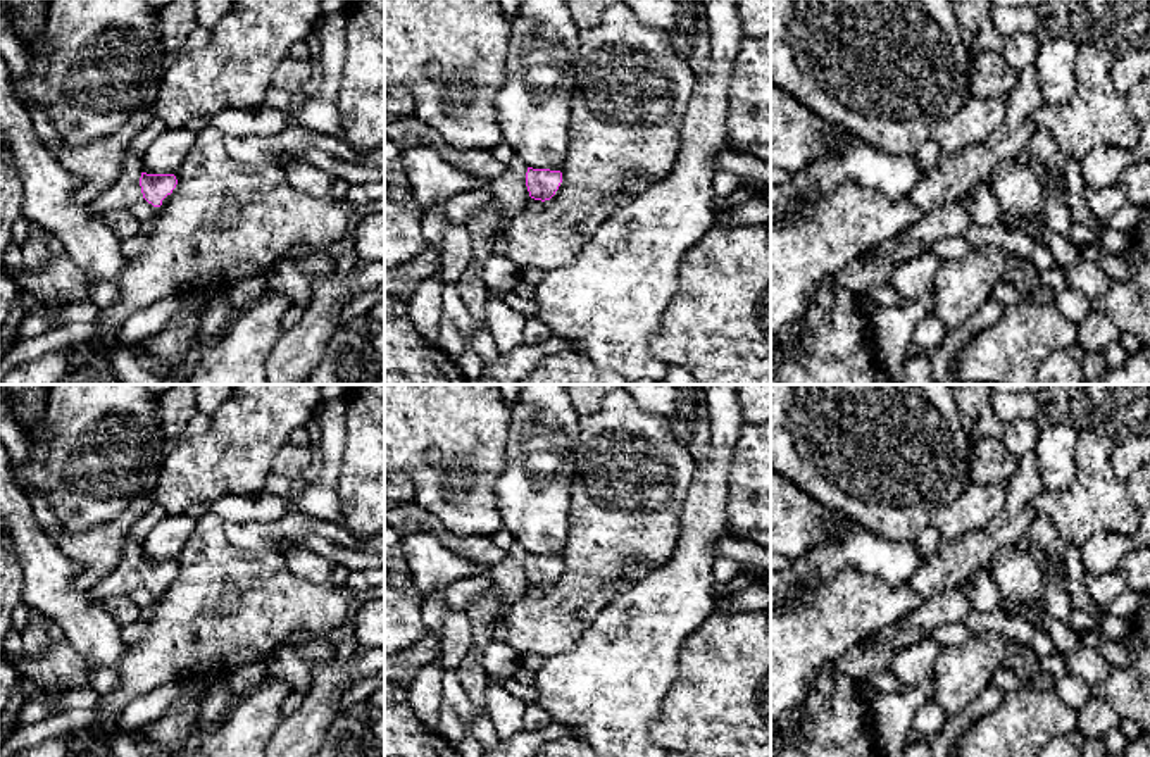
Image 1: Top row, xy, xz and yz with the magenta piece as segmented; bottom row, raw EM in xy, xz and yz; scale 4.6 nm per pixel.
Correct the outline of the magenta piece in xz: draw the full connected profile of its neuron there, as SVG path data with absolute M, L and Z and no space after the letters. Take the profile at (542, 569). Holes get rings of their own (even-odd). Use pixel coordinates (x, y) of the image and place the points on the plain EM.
M528 554L526 572L529 583L534 586L541 586L541 588L550 586L559 576L560 569L562 569L560 557Z

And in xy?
M141 559L140 572L143 585L153 593L160 593L162 586L172 579L178 566L174 560L147 560Z

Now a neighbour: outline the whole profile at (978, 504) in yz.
M971 481L950 505L931 514L929 524L940 531L941 541L955 541L969 531L986 526L1002 512L1009 481L981 485Z

